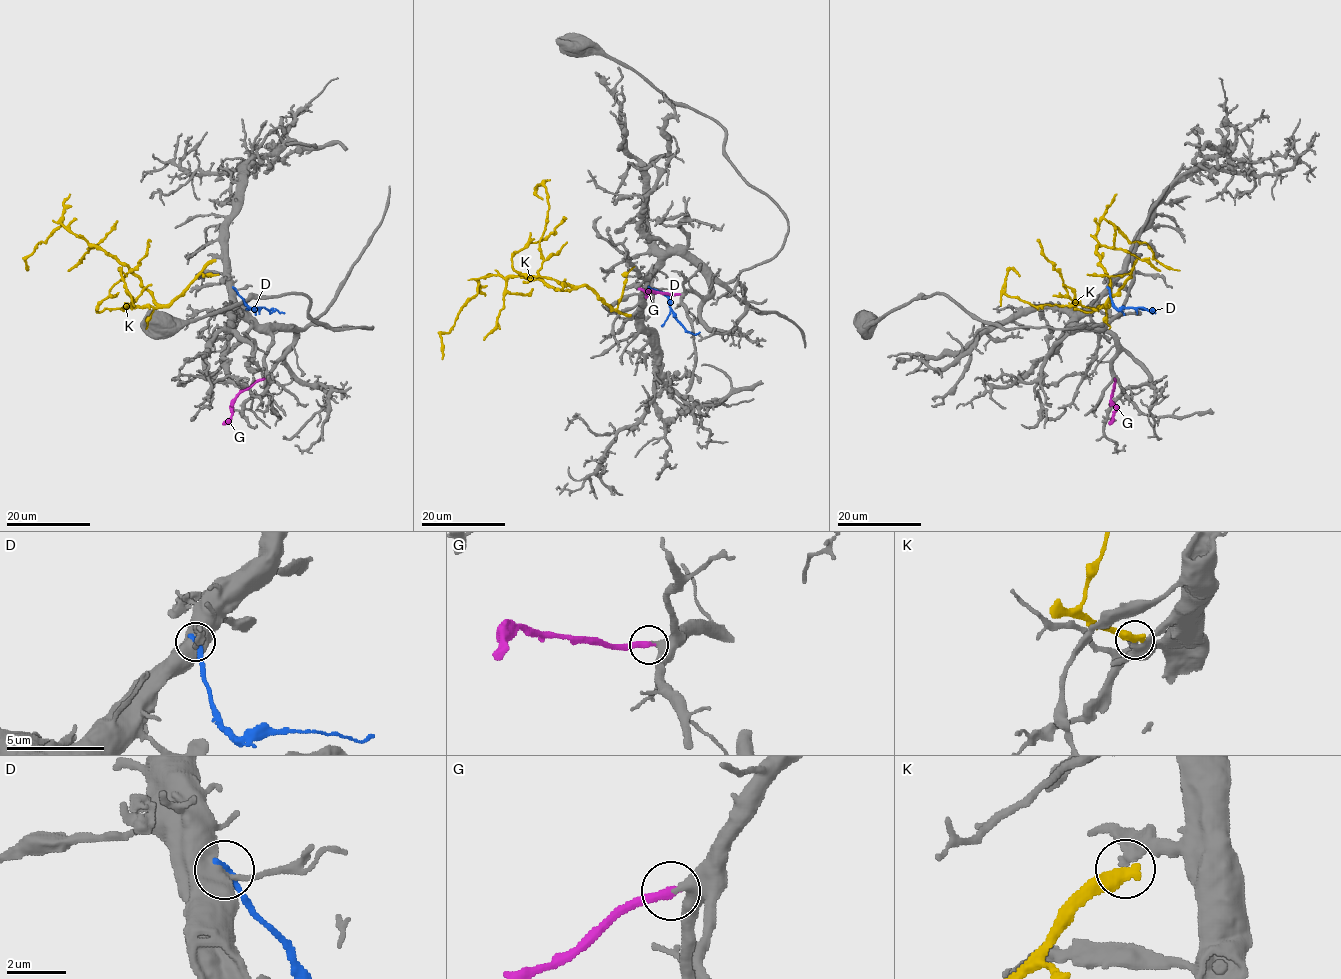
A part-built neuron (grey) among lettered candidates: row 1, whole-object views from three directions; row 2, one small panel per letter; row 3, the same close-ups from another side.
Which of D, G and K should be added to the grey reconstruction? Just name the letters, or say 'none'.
G

